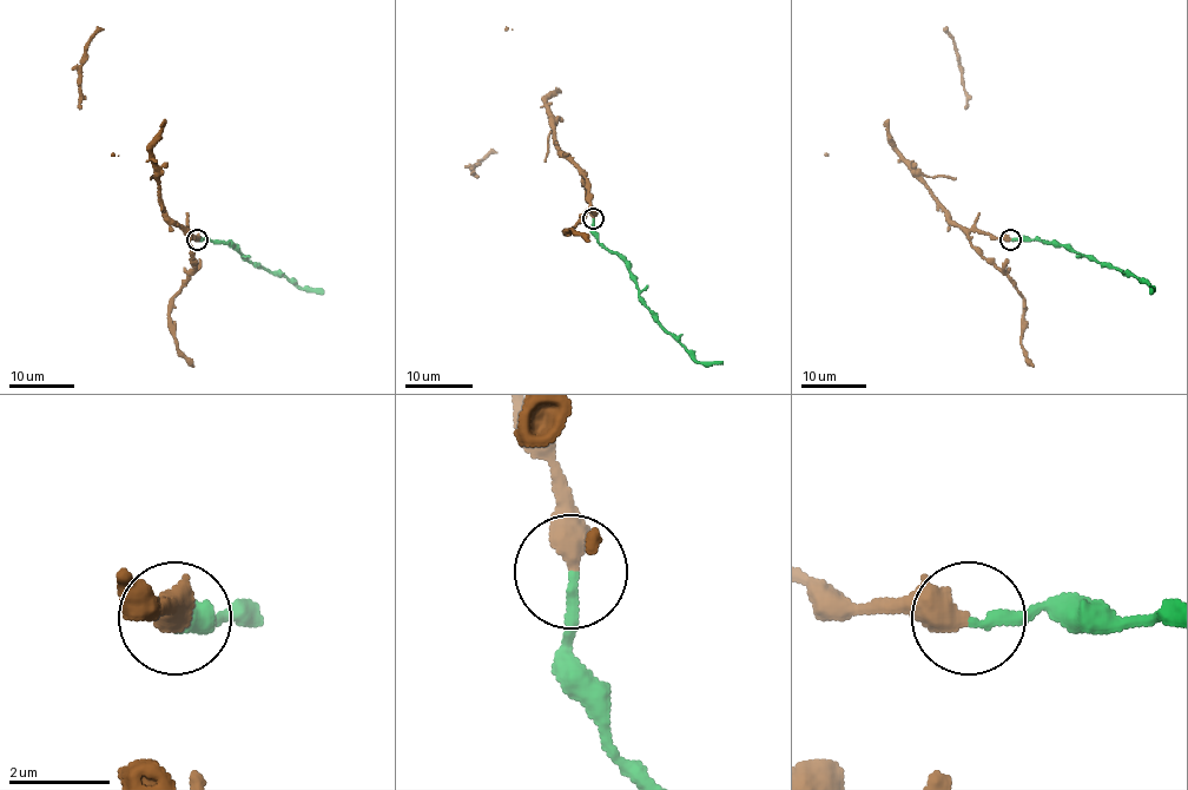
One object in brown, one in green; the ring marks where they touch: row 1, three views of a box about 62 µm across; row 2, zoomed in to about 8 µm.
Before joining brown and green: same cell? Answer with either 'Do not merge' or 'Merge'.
Merge

